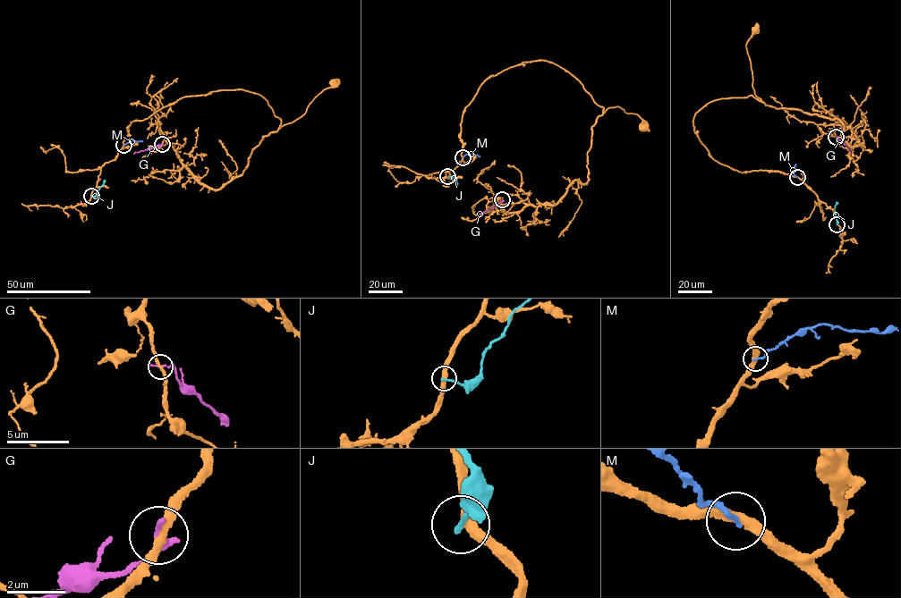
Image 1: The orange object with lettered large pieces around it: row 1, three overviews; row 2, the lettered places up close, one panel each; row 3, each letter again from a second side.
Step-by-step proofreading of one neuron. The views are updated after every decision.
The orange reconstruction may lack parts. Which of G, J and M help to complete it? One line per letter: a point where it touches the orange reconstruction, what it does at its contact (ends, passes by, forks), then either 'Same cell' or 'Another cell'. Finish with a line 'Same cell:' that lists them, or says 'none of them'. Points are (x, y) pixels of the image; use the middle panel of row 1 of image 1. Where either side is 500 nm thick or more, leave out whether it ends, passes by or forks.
G: Touches orange at (502, 199). It ends there. Another cell
J: Touches orange at (447, 176). It ends there. Another cell
M: Touches orange at (463, 157). It ends there. Another cell
Same cell: none of them

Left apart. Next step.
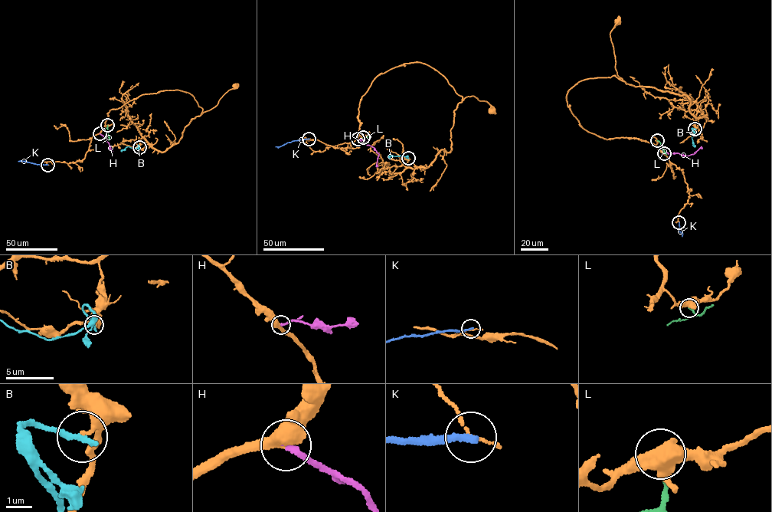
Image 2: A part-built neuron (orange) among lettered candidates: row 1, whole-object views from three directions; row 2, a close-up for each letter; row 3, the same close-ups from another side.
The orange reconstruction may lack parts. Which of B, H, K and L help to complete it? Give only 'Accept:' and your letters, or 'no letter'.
Accept: H

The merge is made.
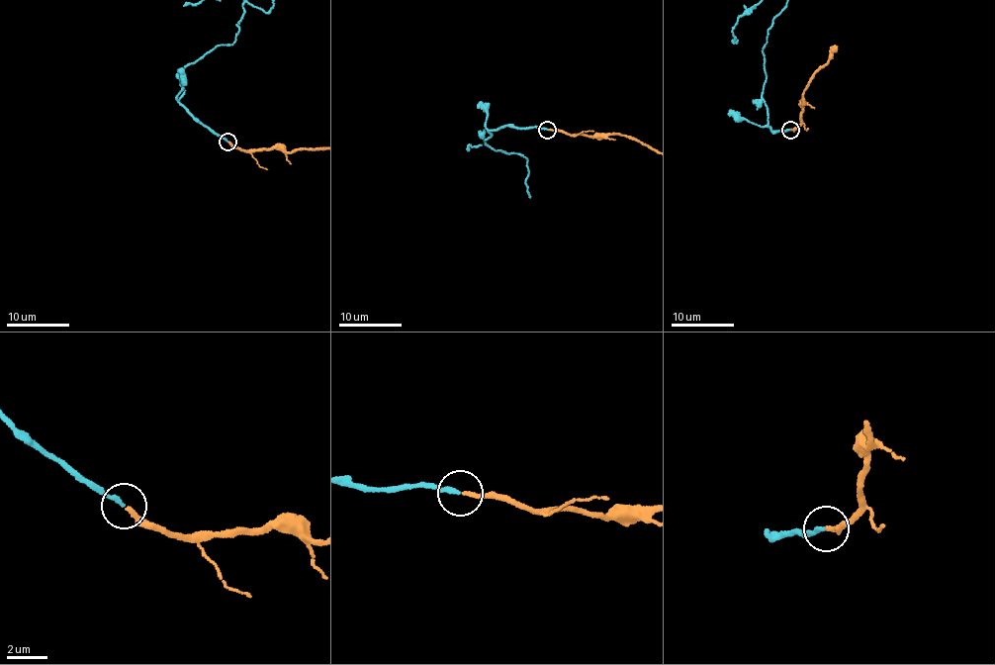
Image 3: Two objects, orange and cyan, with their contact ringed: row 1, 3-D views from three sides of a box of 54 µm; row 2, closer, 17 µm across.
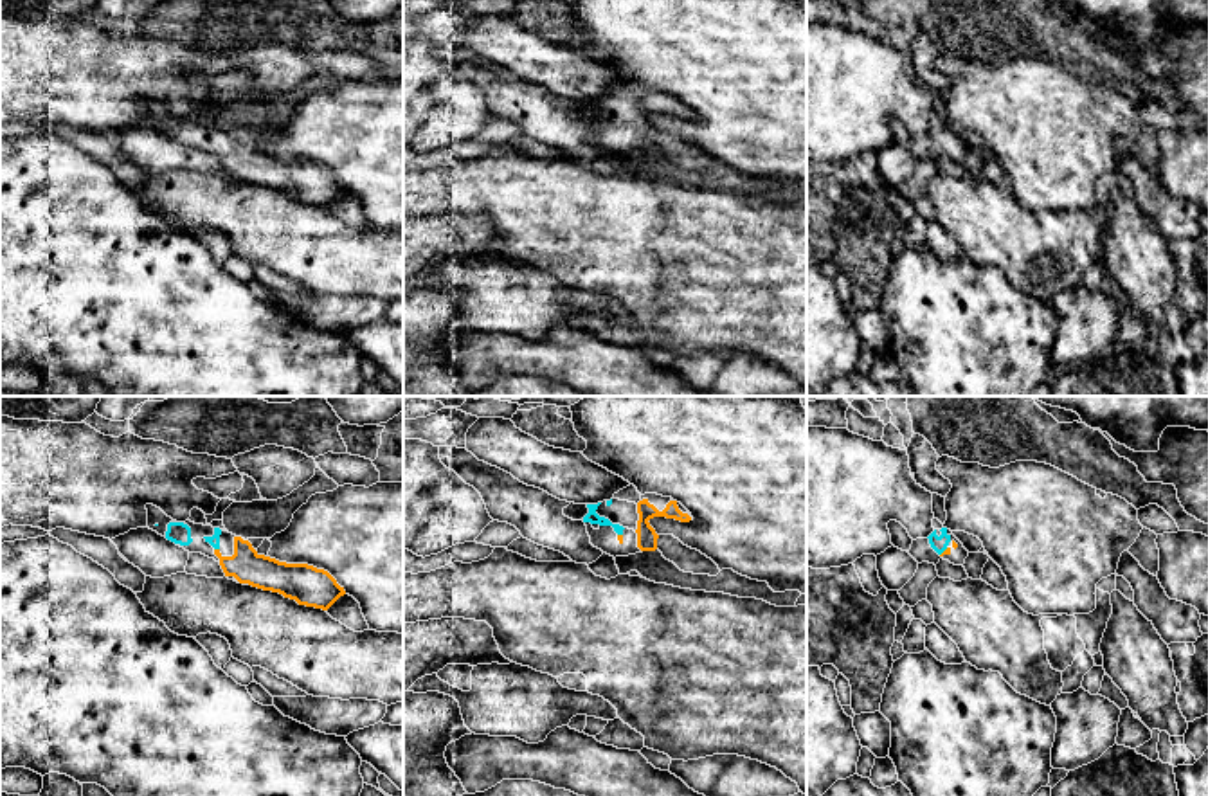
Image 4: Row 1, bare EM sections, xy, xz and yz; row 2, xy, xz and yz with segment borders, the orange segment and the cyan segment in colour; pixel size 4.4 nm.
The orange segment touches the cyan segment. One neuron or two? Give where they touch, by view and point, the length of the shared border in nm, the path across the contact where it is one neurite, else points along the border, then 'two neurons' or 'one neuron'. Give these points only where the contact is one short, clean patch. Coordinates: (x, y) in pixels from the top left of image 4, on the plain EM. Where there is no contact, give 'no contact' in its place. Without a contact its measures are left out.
xy (216, 146) | 30 nm | across xy (245, 161), (229, 161), (216, 146), (215, 137) | one neuron

